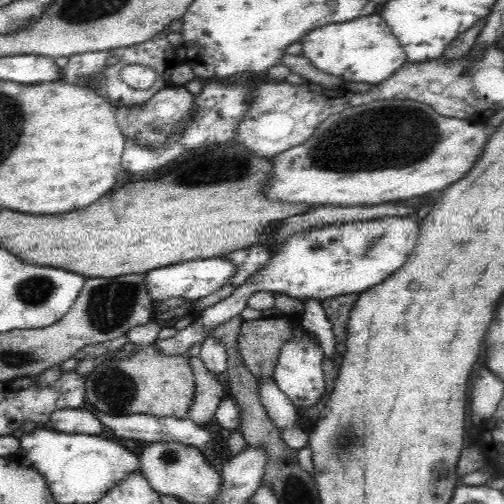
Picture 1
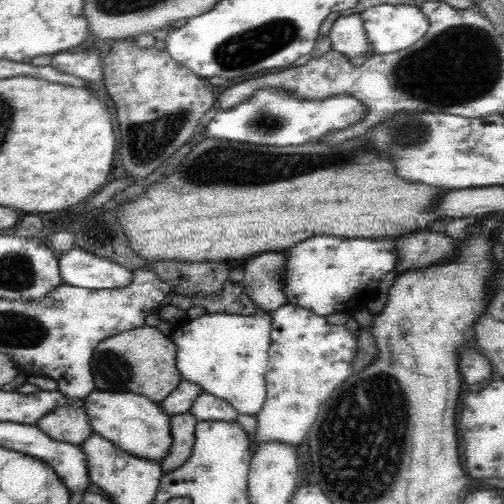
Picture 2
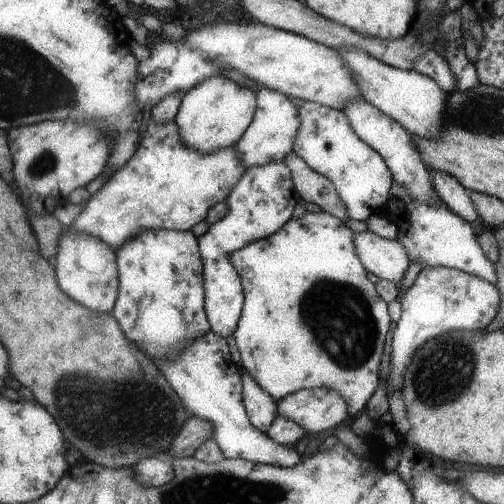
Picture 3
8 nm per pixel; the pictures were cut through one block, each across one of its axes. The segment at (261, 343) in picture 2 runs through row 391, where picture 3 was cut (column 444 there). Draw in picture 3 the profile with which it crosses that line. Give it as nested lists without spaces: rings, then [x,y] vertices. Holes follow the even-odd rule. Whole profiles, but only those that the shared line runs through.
[[[393,180],[391,188],[389,188],[389,200],[383,206],[383,216],[397,224],[397,228],[399,228],[397,240],[403,244],[409,264],[419,262],[423,270],[435,268],[435,266],[453,268],[453,270],[461,270],[461,272],[479,276],[491,284],[497,282],[495,264],[483,254],[479,240],[477,240],[479,224],[469,224],[467,220],[459,218],[439,200],[437,194],[433,194],[429,200],[421,202],[419,198],[415,198],[409,192],[407,186]]]

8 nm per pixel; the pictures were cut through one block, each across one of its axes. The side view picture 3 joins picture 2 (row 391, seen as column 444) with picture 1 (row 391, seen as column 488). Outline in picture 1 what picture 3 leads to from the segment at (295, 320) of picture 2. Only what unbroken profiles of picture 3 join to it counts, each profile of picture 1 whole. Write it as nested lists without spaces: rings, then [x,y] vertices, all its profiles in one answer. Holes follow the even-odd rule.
[[[296,322],[296,326],[292,328],[292,338],[288,342],[284,342],[284,346],[280,348],[278,364],[274,368],[274,378],[272,380],[278,384],[278,388],[288,396],[288,400],[298,410],[312,408],[324,396],[324,390],[326,390],[324,370],[322,370],[324,356],[326,354],[322,352],[318,340],[312,338],[312,336],[308,336],[306,330]]]

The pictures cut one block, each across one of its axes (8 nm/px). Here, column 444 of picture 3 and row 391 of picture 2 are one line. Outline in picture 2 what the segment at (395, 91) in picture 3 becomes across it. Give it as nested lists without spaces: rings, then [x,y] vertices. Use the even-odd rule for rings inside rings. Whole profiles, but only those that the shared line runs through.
[[[92,390],[84,398],[84,410],[88,414],[94,434],[104,436],[106,440],[114,442],[118,448],[130,452],[132,456],[162,464],[162,460],[166,458],[166,452],[172,446],[170,418],[148,396],[140,396],[134,392]]]

